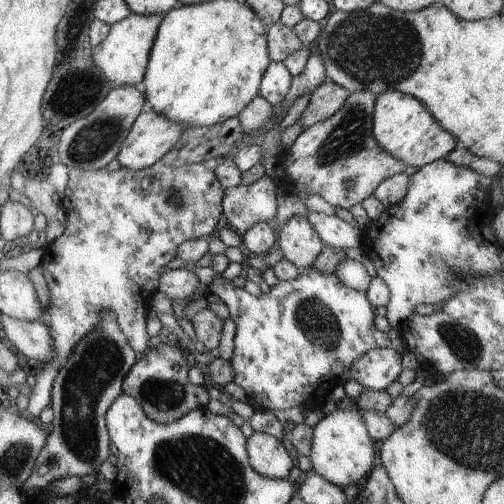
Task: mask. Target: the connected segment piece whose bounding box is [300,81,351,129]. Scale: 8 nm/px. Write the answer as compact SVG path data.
M332 81L322 83L320 88L312 91L310 101L300 115L302 128L306 129L312 127L312 124L316 124L316 122L328 120L328 117L336 114L344 106L344 100L350 94L349 90Z

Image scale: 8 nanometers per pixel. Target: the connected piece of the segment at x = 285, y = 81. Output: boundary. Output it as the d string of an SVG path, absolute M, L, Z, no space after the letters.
M270 62L261 78L259 96L268 100L273 107L282 104L284 96L290 90L292 78L283 62Z

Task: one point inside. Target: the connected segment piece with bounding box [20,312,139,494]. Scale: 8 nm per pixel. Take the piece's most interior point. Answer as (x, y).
(84, 387)

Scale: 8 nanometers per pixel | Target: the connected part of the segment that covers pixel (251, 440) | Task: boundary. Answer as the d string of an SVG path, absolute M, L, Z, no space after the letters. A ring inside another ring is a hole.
M254 432L247 438L250 464L258 474L270 478L287 478L294 460L277 436Z

